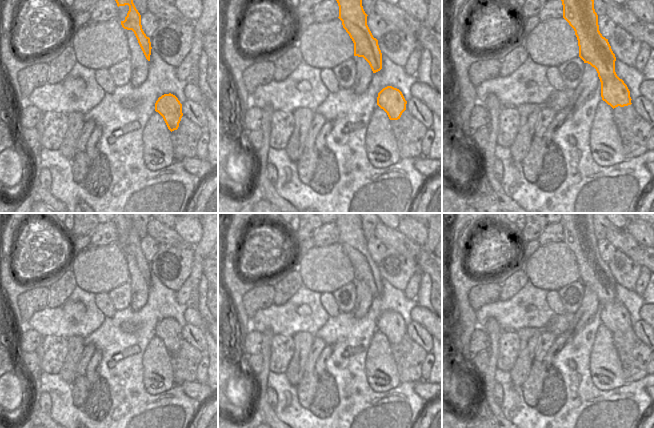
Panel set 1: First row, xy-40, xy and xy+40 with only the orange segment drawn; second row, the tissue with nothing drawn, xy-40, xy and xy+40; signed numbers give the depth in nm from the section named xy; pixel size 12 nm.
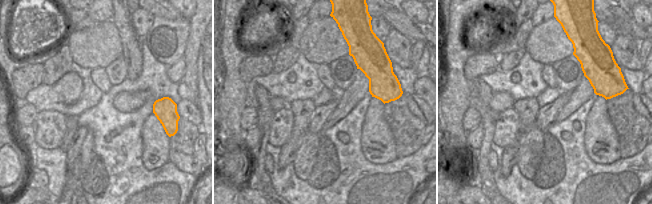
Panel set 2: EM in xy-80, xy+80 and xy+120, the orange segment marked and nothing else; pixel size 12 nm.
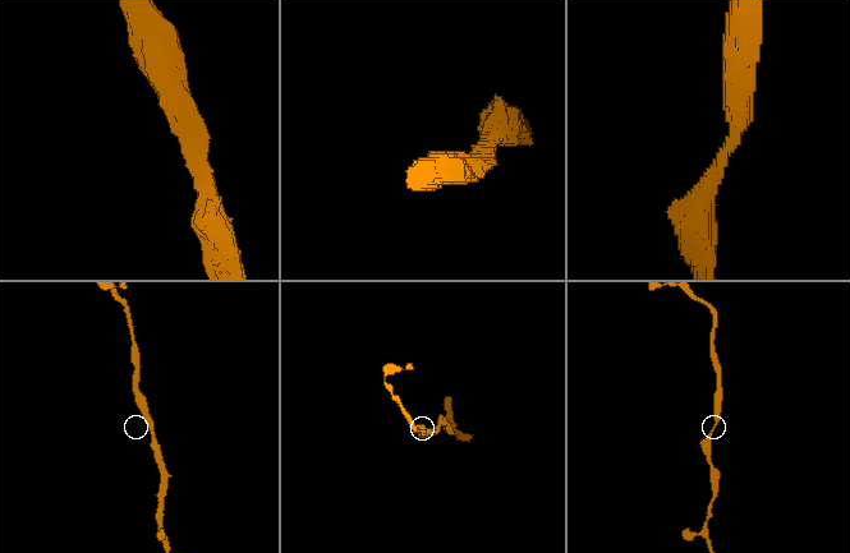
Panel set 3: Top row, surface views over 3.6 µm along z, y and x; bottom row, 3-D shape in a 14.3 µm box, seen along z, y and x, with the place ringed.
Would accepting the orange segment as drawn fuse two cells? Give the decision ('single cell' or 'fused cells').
single cell

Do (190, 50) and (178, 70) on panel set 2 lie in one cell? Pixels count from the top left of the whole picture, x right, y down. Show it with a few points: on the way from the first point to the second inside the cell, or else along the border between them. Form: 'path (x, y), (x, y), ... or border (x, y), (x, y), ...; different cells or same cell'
border (183, 56), (184, 74), (180, 81); different cells

